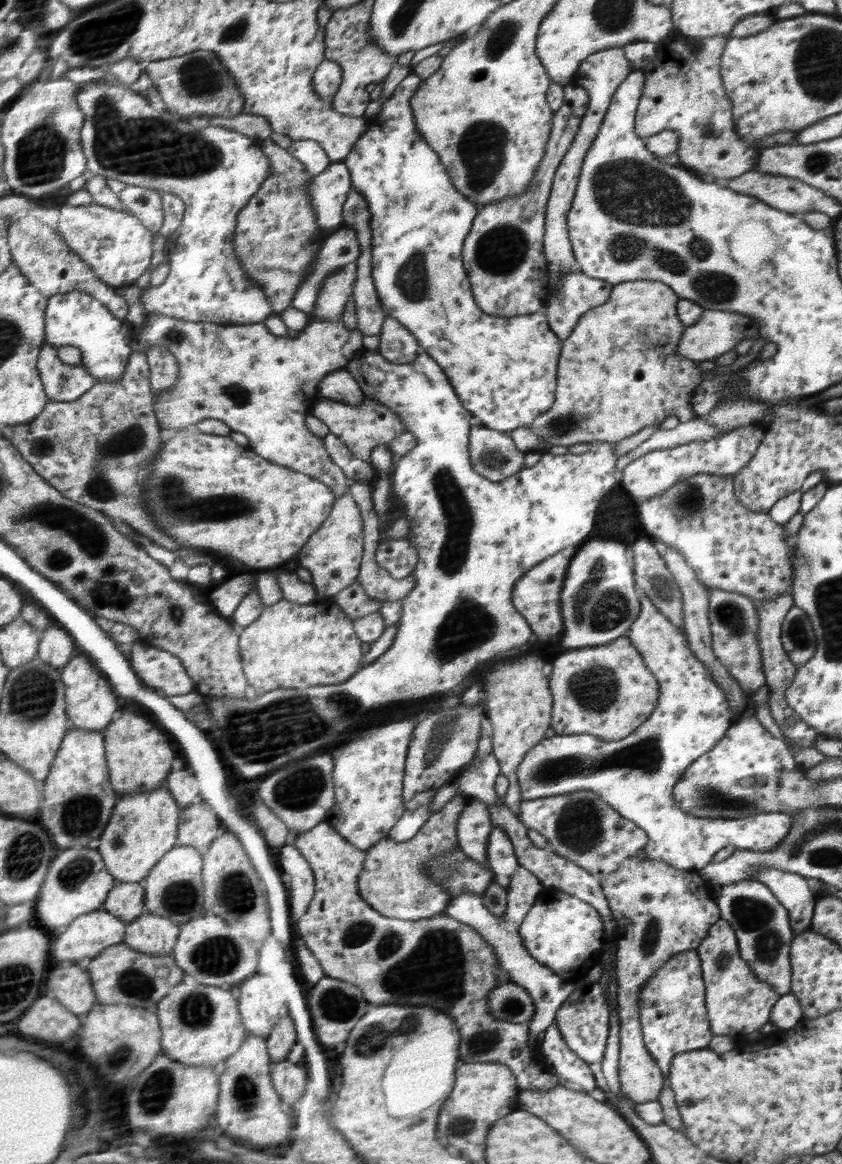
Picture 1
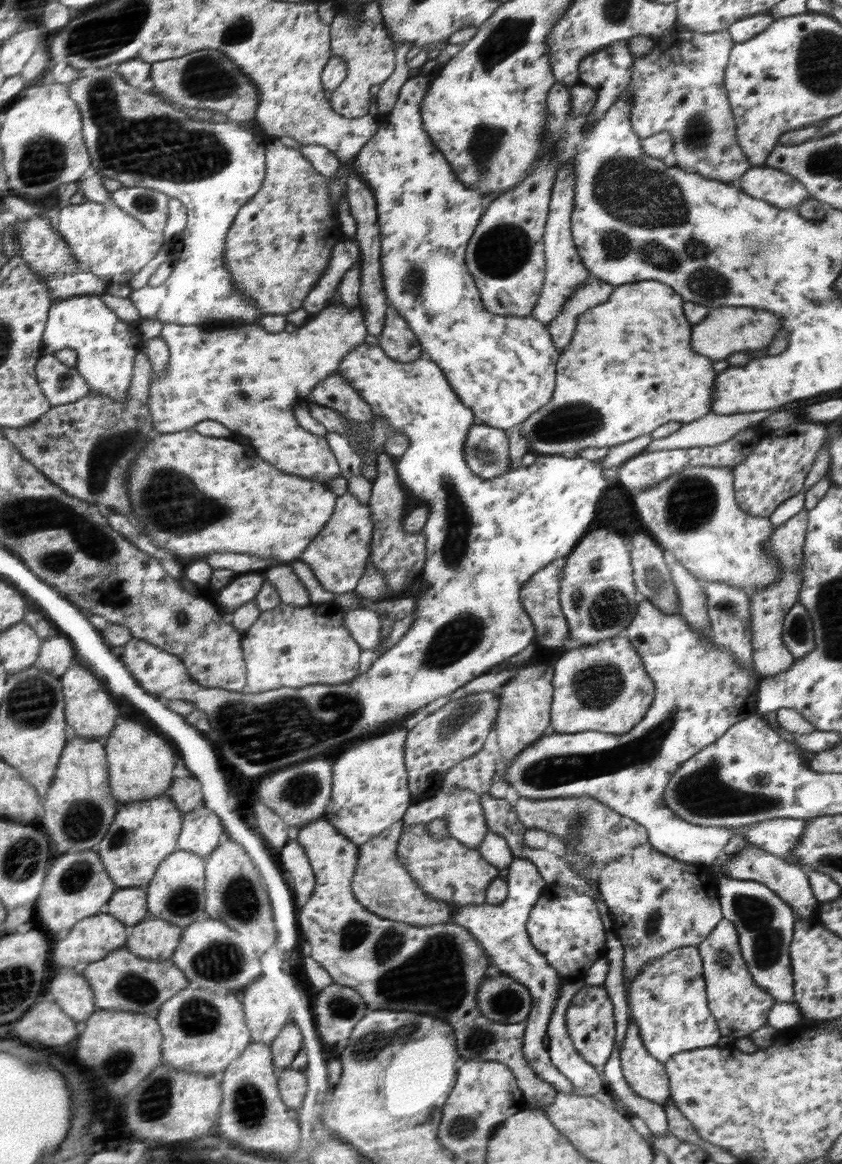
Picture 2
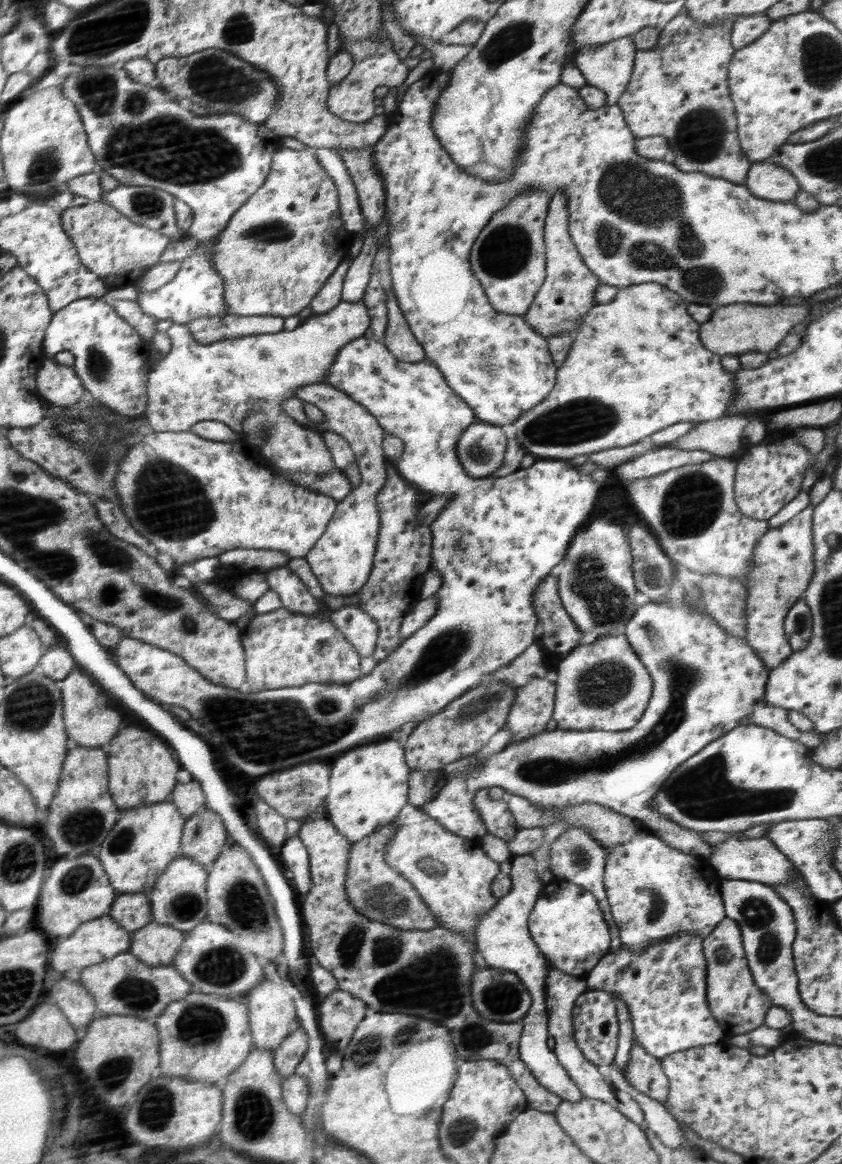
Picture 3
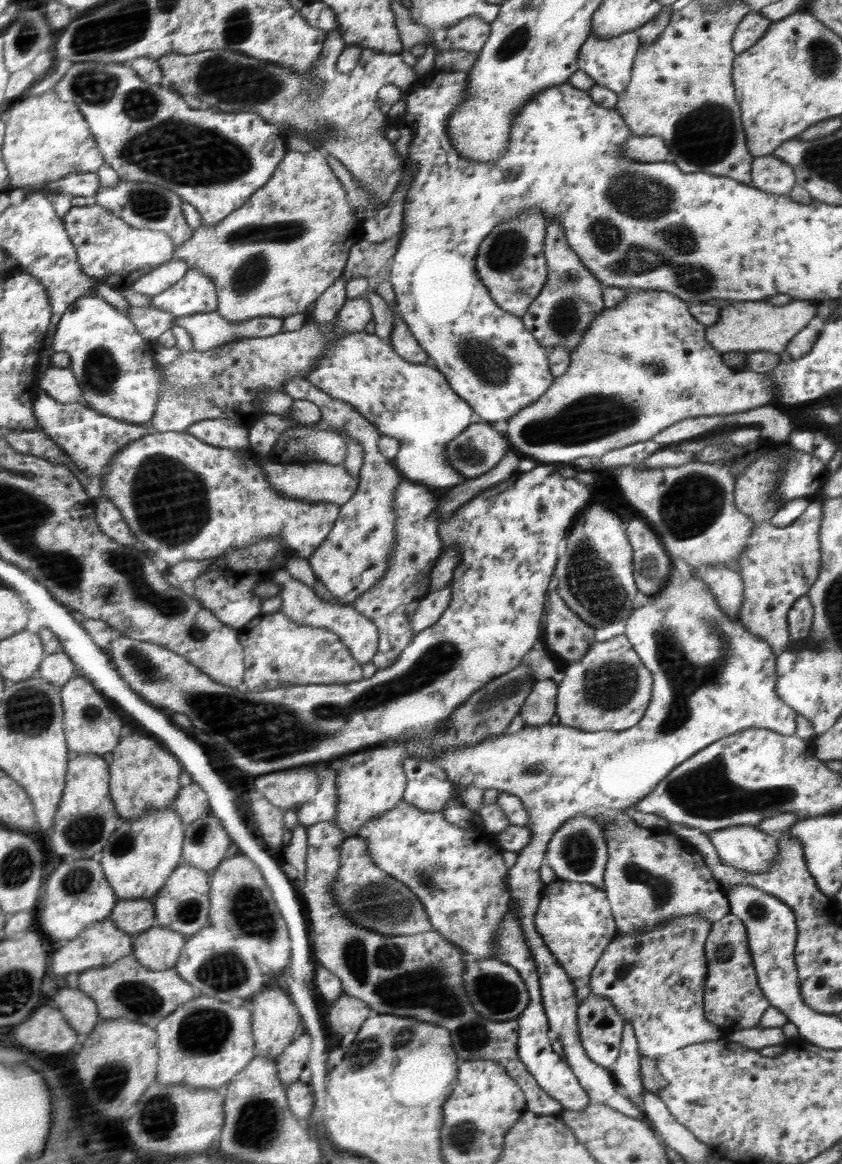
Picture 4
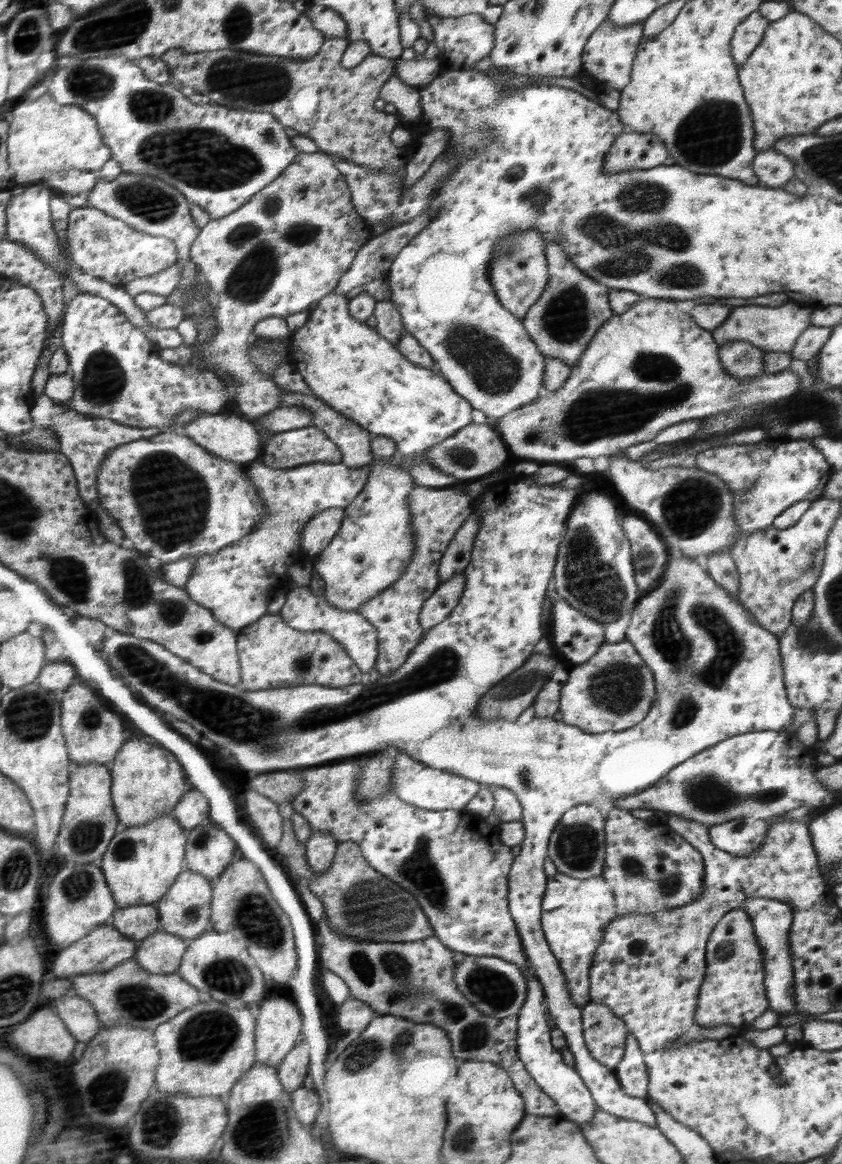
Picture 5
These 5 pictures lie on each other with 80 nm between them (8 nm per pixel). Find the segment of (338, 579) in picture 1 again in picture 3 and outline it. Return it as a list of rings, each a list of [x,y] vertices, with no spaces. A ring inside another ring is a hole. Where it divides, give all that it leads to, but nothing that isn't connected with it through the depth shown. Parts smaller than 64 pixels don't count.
[[[326,382],[301,386],[295,396],[306,403],[320,407],[324,413],[324,420],[306,429],[334,432],[345,438],[354,451],[362,474],[359,488],[353,488],[347,498],[340,500],[340,514],[336,514],[336,522],[328,527],[328,534],[324,534],[324,542],[312,550],[305,558],[311,566],[311,571],[320,582],[323,592],[328,594],[350,595],[358,594],[359,590],[368,582],[374,570],[375,554],[380,542],[380,528],[382,528],[382,513],[380,513],[380,490],[388,482],[388,469],[391,462],[383,453],[383,440],[386,431],[379,425],[377,418],[368,412],[367,407],[356,402],[343,390],[334,388]]]

